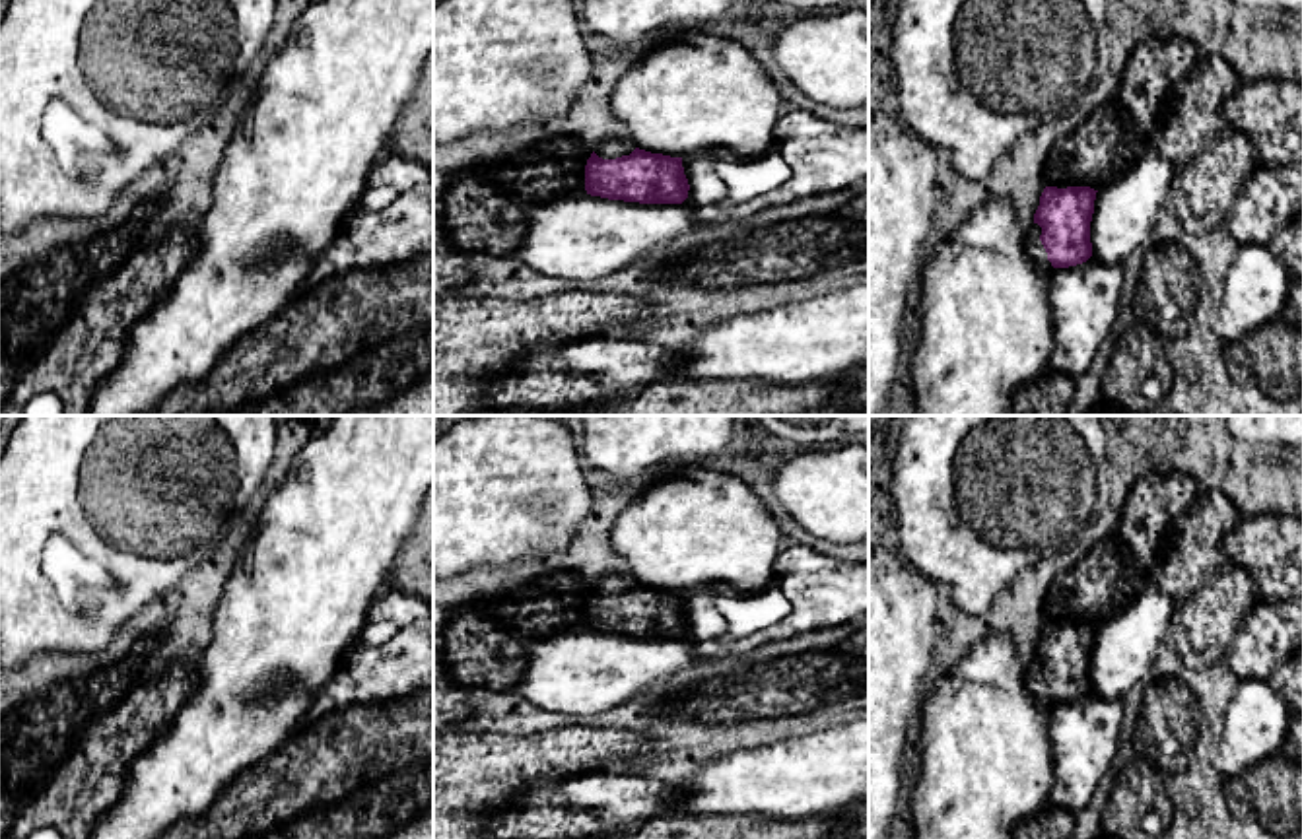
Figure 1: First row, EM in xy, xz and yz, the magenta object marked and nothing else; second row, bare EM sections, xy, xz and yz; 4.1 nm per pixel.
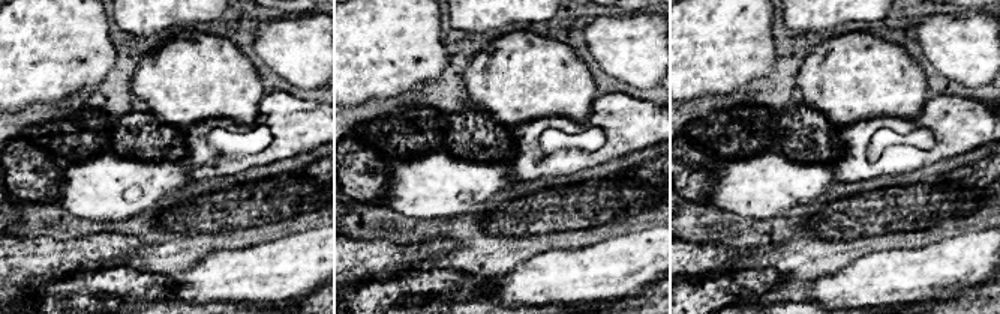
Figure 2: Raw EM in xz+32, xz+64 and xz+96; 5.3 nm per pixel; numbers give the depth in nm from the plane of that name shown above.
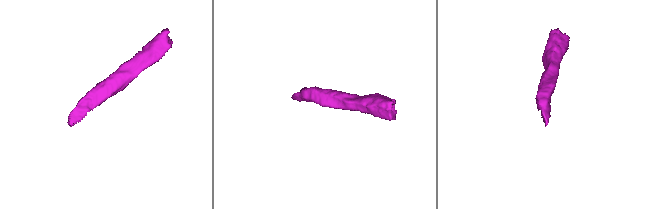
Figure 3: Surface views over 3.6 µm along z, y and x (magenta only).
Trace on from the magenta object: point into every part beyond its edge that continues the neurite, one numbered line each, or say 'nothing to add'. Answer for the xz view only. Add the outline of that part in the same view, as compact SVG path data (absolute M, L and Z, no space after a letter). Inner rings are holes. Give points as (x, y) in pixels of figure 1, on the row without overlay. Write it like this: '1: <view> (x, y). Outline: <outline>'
1: xz (613, 583). Outline: M612 573L593 581L593 587L602 594L616 594L630 590L635 581L628 573Z

